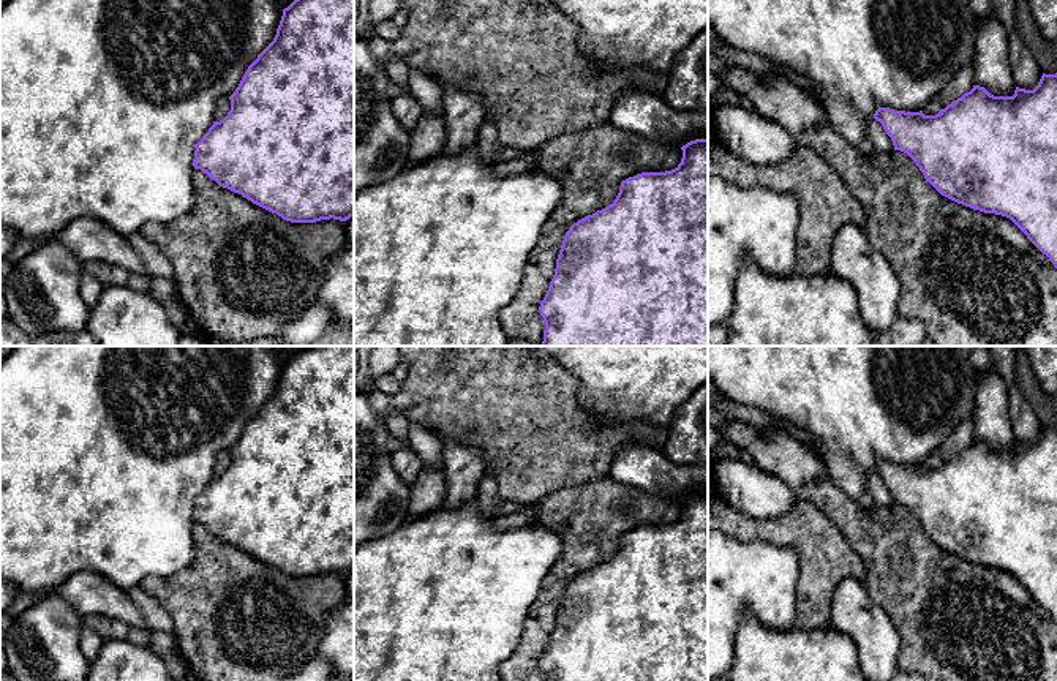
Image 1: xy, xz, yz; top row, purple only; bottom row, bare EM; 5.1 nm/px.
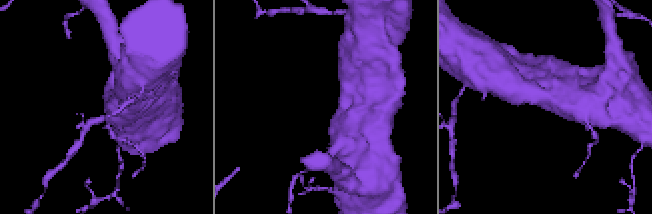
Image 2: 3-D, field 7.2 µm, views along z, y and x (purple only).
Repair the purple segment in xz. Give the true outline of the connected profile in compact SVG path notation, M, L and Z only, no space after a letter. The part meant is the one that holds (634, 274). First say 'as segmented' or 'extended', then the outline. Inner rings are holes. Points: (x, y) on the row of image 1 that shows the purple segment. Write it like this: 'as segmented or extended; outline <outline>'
as segmented; outline M708 139L681 147L681 163L665 172L641 172L621 182L616 199L574 223L564 235L555 275L540 302L545 330L542 346L708 346Z

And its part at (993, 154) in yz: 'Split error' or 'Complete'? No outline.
Complete

